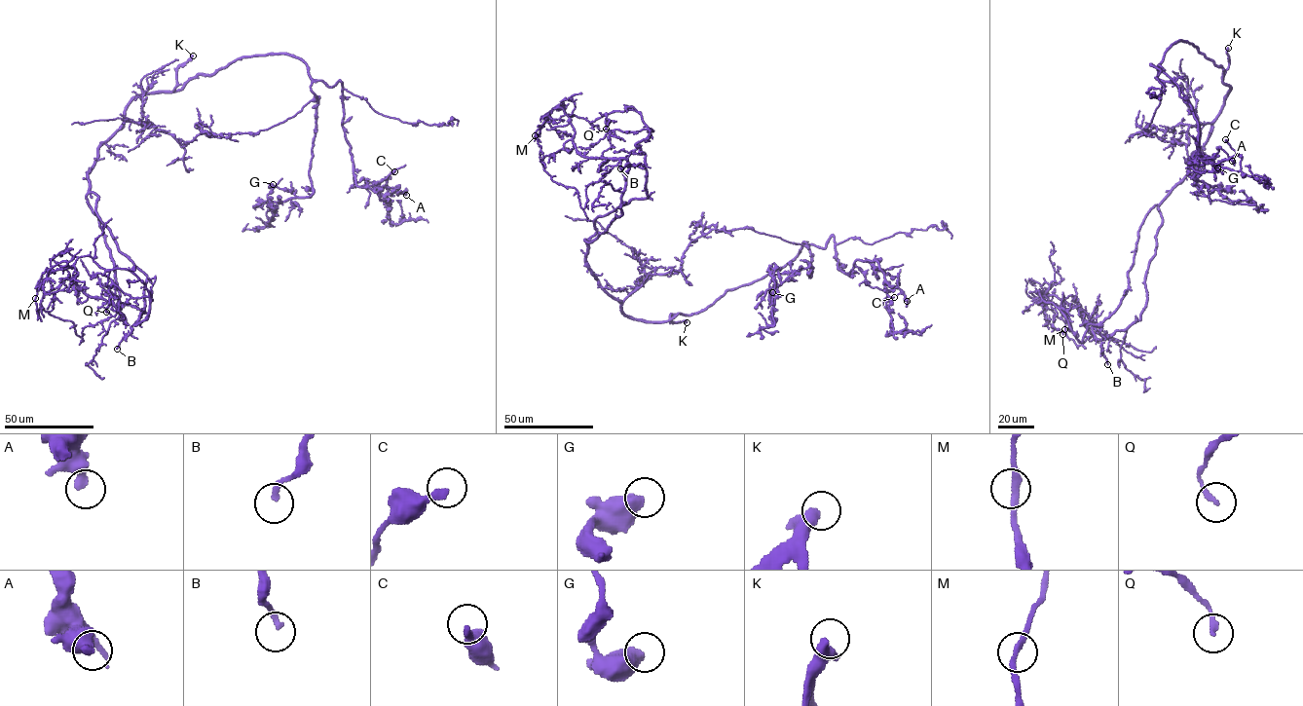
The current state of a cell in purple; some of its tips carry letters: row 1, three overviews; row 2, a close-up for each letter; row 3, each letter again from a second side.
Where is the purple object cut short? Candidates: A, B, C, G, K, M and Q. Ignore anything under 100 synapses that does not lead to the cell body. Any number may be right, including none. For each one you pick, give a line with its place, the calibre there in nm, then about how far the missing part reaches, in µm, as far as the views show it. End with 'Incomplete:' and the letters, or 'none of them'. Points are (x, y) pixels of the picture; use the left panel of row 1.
K: Place: (193, 55). Thickness 320 nm. Missing length about 10 µm
Incomplete: K

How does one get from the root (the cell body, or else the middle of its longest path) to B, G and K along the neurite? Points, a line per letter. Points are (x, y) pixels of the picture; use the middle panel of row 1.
B: (629, 315), (585, 261), (598, 216), (648, 197), (645, 167), (620, 168)
G: (629, 315), (668, 321), (699, 313), (784, 267), (804, 241), (812, 276), (809, 266), (774, 274), (772, 292)
K: (629, 315), (645, 320), (667, 321), (671, 314), (672, 322), (687, 322)

